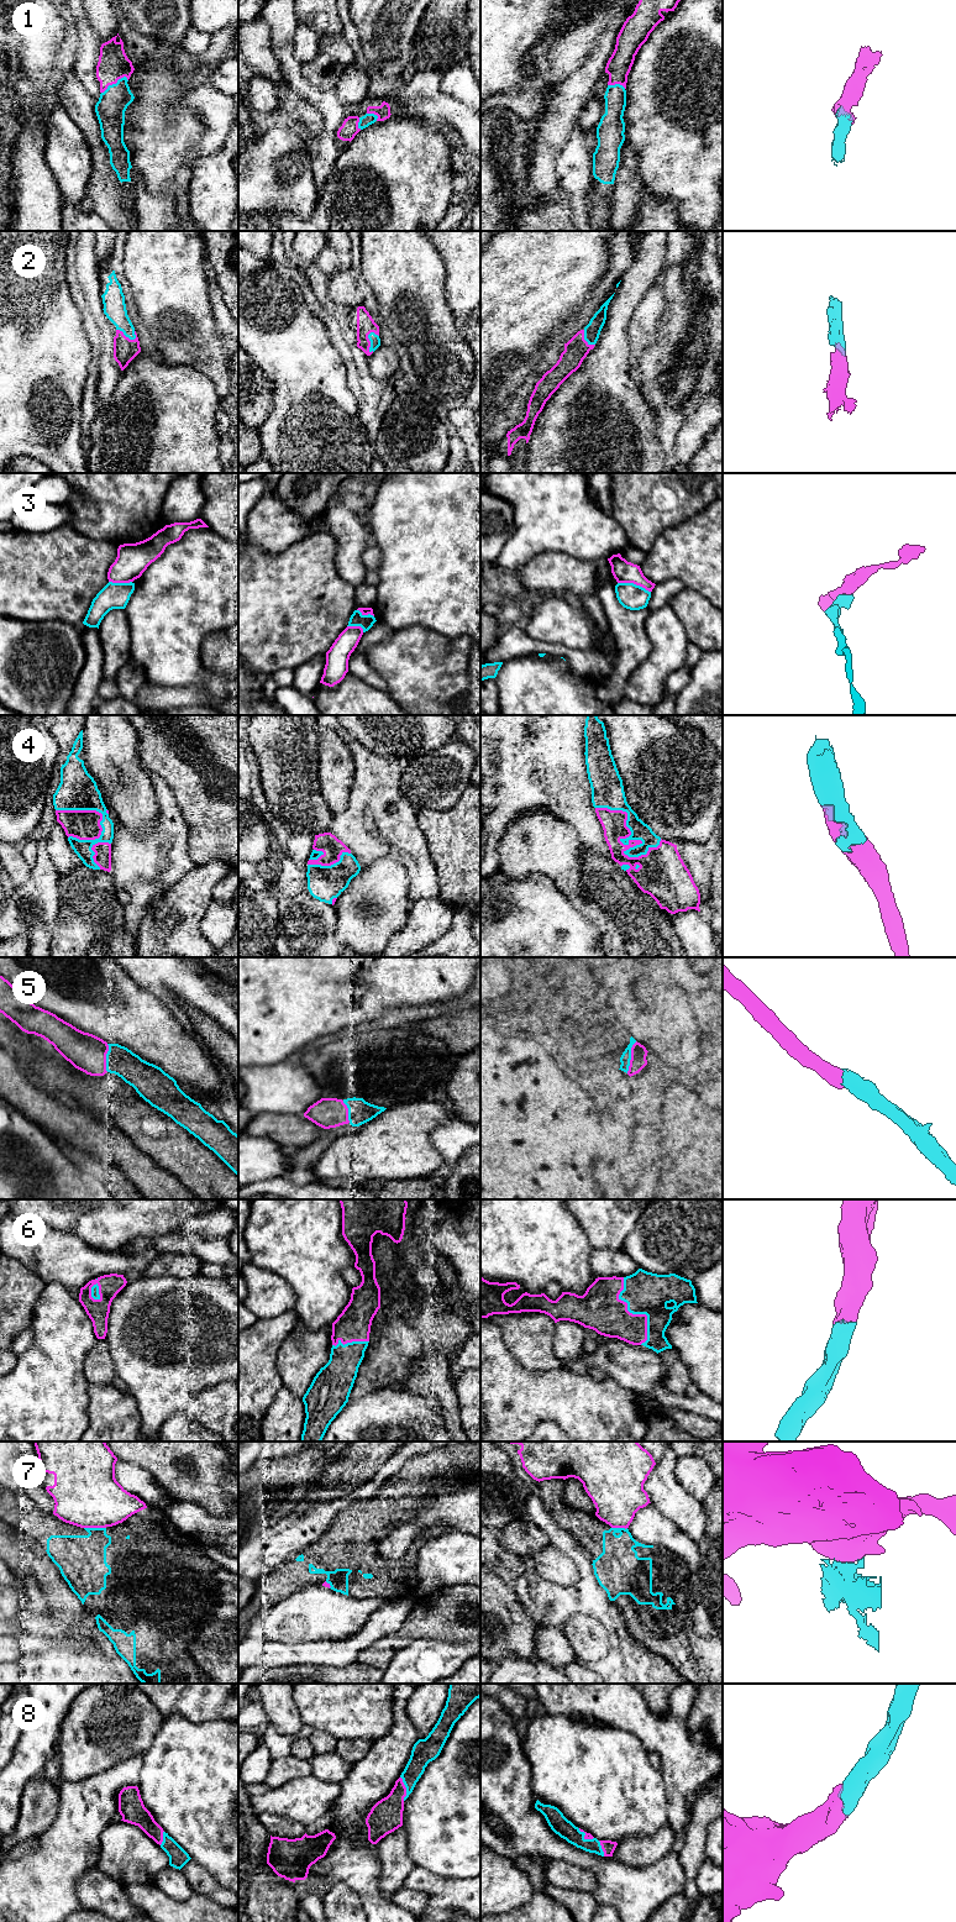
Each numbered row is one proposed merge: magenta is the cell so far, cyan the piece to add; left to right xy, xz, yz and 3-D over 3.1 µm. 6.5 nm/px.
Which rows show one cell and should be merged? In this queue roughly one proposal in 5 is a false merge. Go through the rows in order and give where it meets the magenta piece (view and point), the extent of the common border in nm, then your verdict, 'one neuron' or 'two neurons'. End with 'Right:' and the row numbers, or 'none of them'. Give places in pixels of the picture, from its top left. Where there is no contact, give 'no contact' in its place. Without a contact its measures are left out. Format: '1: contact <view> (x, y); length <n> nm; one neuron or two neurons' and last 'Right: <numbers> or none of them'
1: contact xy (114, 83); length 200 nm; one neuron
2: contact xz (369, 341); length 150 nm; one neuron
3: contact yz (634, 583); length 220 nm; two neurons
4: contact yz (634, 840); length 480 nm; one neuron
5: contact yz (631, 1057); length 220 nm; one neuron
6: contact yz (635, 1314); length 460 nm; one neuron
7: contact xy (95, 1527); length 140 nm; two neurons
8: contact xz (405, 1789); length 160 nm; one neuron
Right: 1, 2, 4, 5, 6, 8

